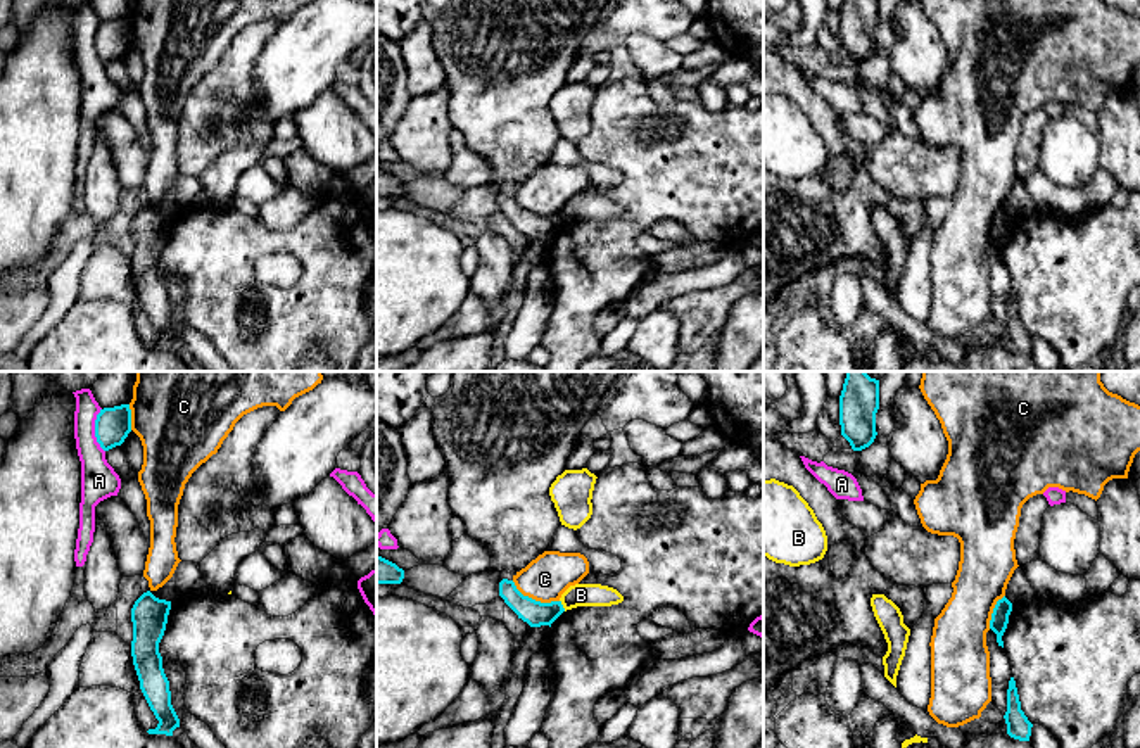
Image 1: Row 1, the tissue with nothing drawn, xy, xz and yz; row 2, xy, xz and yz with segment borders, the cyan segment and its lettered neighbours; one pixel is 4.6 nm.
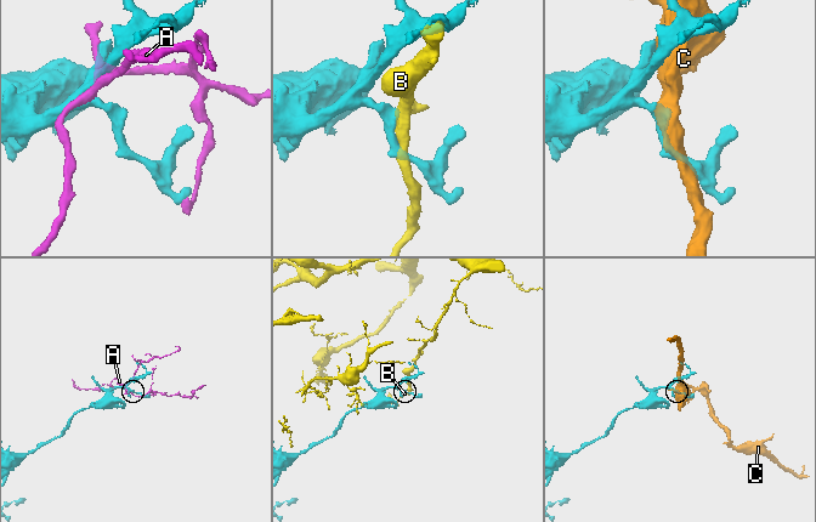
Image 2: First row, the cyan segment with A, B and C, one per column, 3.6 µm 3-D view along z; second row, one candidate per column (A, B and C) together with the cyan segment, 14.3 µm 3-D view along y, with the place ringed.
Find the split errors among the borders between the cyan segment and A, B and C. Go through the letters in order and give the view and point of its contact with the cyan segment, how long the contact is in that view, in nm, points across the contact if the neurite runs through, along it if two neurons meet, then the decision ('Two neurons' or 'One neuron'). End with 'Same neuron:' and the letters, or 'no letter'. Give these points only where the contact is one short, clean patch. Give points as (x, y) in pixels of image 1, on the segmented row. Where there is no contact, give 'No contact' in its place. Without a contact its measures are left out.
A: Touches cyan at xy (95, 431). Shared border 200 nm. Two neurons
B: Touches cyan at xz (562, 605). Shared border 60 nm. Boundary: xz (560, 600), (565, 610). Two neurons
C: Touches cyan at xz (534, 600). Shared border 240 nm. Two neurons
Same neuron: no letter

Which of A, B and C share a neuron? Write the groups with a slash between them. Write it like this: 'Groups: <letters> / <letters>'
Groups: A / B / C

